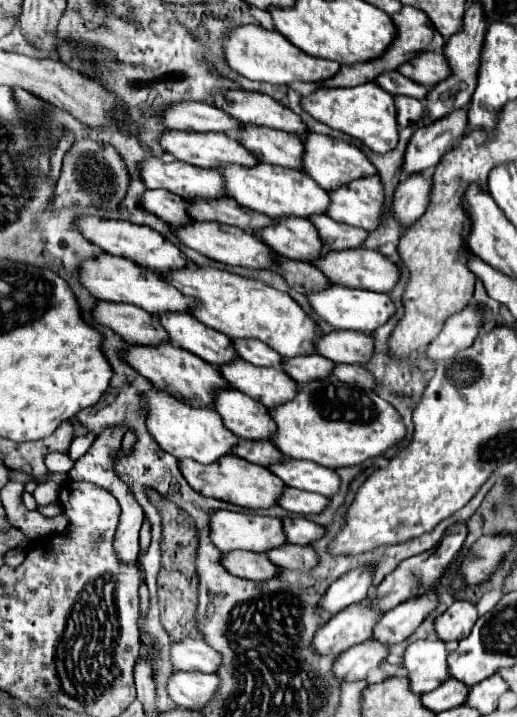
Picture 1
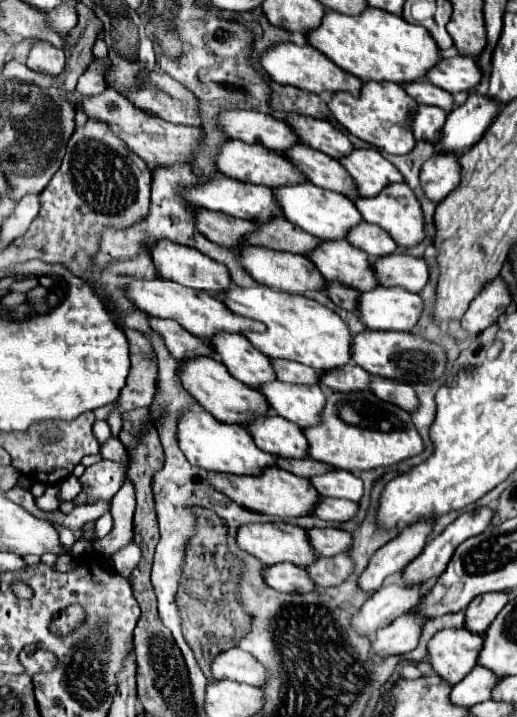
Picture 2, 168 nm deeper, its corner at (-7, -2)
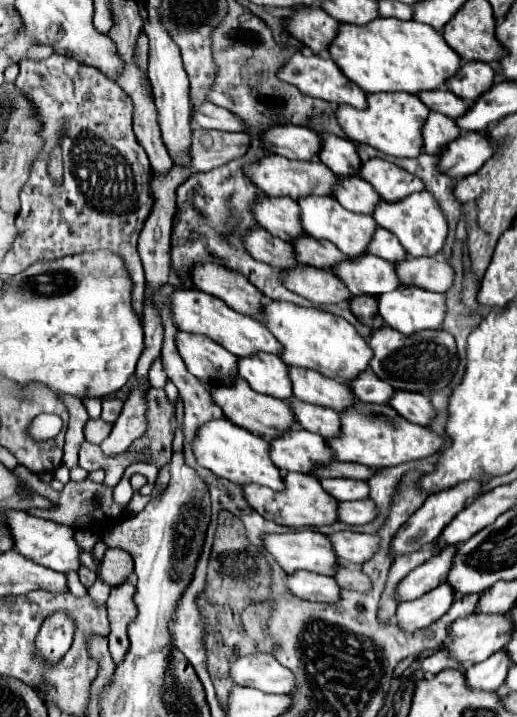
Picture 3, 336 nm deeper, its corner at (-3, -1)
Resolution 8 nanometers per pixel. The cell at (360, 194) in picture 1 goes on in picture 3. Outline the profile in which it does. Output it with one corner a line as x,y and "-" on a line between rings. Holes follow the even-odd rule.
426,190
404,198
404,202
380,202
374,210
374,220
380,228
386,228
398,236
408,256
436,256
442,250
448,236
448,220
436,198

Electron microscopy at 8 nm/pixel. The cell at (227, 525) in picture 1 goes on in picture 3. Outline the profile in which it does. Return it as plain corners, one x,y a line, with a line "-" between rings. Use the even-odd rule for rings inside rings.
304,528
300,532
268,534
262,540
268,552
288,574
294,574
296,570
308,570
326,576
336,574
338,556
332,548
332,542
328,536
316,530

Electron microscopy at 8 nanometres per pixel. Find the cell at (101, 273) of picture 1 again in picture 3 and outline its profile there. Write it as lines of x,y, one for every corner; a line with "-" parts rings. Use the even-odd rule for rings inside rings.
176,290
170,296
170,308
172,308
174,322
178,324
180,330
208,336
210,340
224,346
228,352
236,356
252,356
258,352
282,354
282,344
274,338
274,334
260,320
232,310
216,296
210,296
200,290

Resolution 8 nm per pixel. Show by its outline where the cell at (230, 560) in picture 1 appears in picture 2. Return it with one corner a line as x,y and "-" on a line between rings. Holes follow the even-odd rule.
278,563
262,569
262,579
276,591
312,591
314,583
306,569
292,563

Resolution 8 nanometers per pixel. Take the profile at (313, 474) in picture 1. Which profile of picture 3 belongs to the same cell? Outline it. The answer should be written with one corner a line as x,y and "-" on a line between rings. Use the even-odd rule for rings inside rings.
322,478
320,480
324,490
338,498
340,502
344,500
366,500
370,490
368,490
368,484
366,482
360,482
360,480
344,480
344,478

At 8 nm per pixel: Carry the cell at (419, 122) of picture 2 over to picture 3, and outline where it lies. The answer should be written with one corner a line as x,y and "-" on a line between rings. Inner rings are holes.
430,112
422,136
424,136
424,152
426,154
434,154
434,156
442,156
442,152
446,150
448,142
456,140
460,136
460,128
456,126
456,122
444,114
438,112

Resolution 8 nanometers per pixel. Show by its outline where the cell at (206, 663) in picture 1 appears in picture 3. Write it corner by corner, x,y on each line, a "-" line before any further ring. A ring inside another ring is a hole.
252,654
232,664
230,676
240,686
258,688
270,694
292,694
296,690
294,674
272,654

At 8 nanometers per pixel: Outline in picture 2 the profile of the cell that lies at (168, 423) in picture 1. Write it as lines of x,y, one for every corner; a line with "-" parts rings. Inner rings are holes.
198,405
180,411
176,437
178,437
178,447
186,455
186,459
192,465
198,465
206,471
220,471
220,473
232,473
232,475
250,475
250,473
256,475
264,467
274,465
274,455
258,449
244,425
220,423

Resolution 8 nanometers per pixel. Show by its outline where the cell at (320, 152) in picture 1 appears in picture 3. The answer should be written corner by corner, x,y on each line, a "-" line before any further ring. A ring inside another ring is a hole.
370,158
366,164
362,164
360,176
376,188
384,202
398,202
424,190
424,182
418,176
382,158

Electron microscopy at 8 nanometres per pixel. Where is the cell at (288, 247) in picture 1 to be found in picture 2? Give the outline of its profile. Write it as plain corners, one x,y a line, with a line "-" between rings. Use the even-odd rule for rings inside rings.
346,239
320,241
306,257
316,265
326,281
338,281
358,291
368,291
368,287
378,285
372,275
370,257
352,247

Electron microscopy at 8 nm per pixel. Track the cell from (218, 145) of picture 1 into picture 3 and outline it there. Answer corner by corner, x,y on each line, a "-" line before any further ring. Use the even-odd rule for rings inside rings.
270,154
266,158
262,158
256,164
246,166
246,174
252,178
252,182
268,196
288,196
292,200
304,198
304,196
332,196
334,184
336,184
336,176
334,172
324,166
320,160
314,162
302,162
302,160
288,160
284,156
278,154

